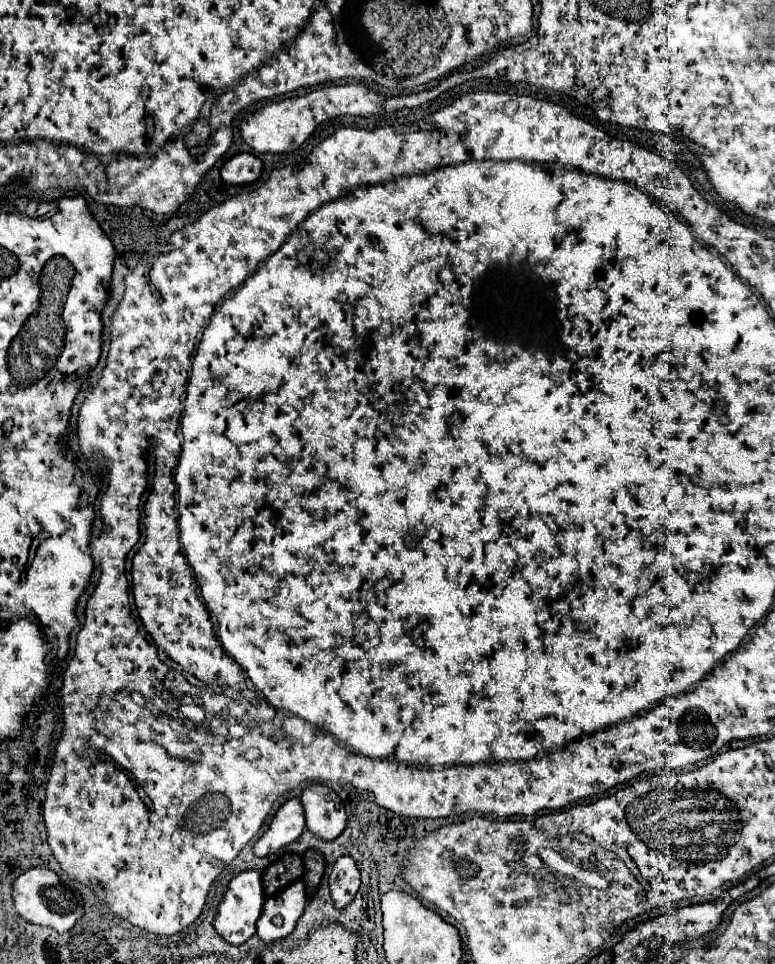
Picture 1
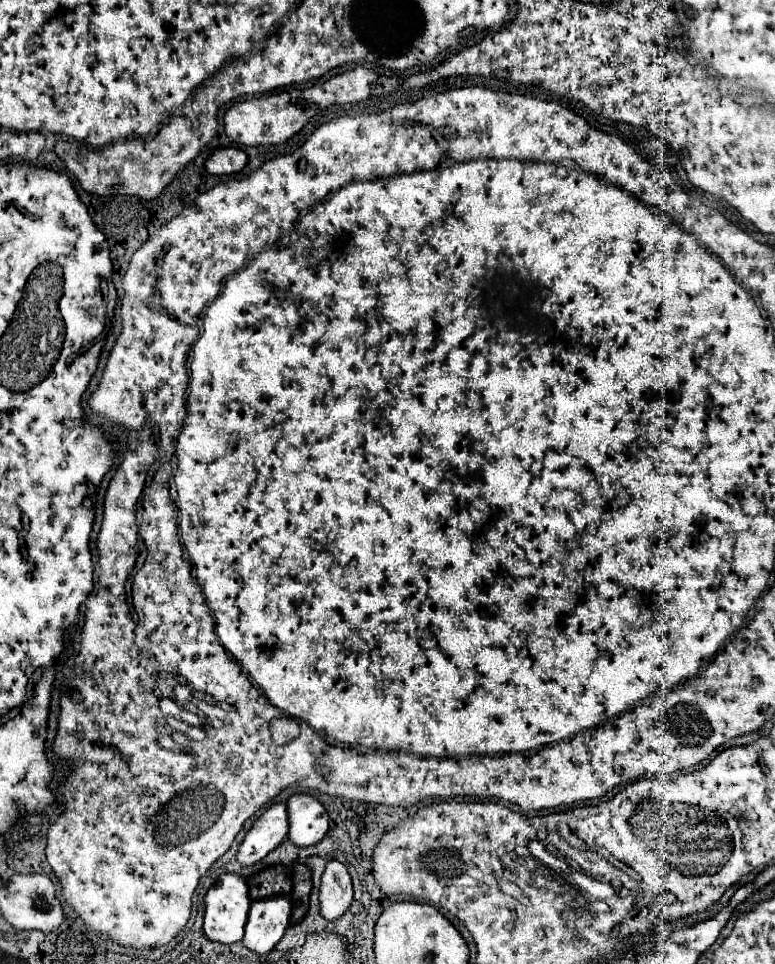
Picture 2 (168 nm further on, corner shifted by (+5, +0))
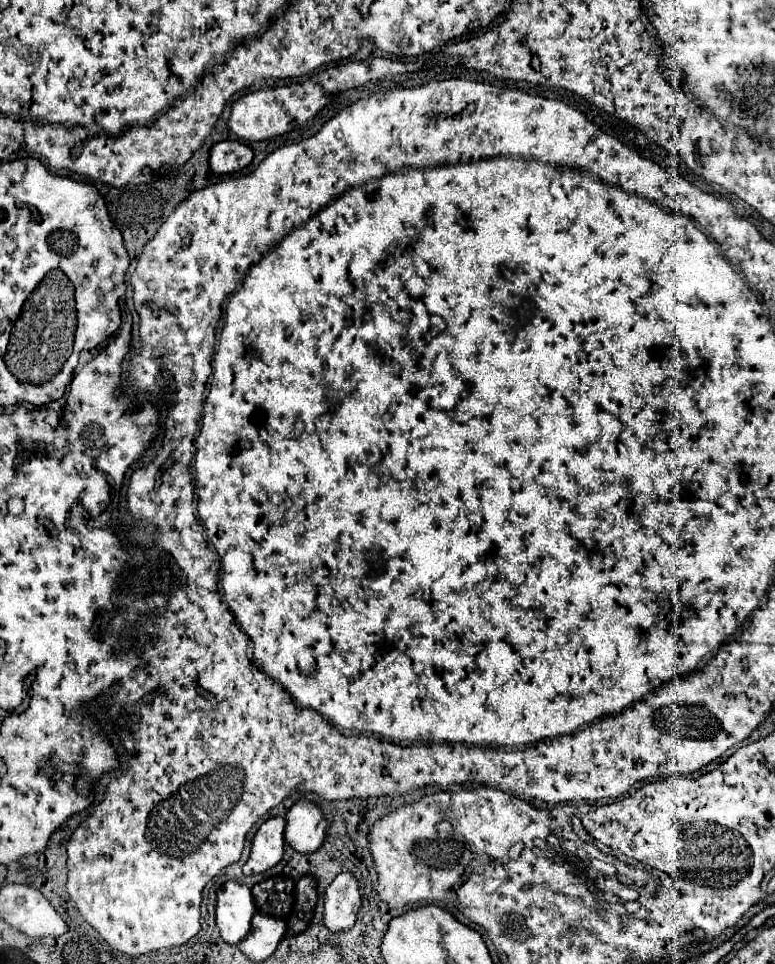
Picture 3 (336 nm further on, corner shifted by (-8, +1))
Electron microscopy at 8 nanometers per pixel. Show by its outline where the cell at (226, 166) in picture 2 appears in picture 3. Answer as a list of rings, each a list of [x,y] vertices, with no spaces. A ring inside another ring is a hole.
[[[221,141],[211,147],[209,165],[215,173],[235,173],[253,161],[253,151],[241,141]]]

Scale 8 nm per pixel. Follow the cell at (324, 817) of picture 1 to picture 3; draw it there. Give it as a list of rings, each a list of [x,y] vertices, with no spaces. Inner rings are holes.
[[[297,801],[285,815],[285,841],[303,855],[313,853],[321,847],[327,825],[327,819],[315,803]]]

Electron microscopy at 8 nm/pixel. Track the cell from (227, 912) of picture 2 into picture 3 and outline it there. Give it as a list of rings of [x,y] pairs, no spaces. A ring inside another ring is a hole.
[[[229,881],[217,891],[217,927],[227,943],[241,941],[249,929],[255,915],[251,889]]]

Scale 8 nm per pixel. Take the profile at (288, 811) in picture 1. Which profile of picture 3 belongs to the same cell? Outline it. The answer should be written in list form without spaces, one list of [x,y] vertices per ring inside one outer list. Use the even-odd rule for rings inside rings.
[[[273,817],[259,827],[259,831],[253,837],[251,855],[243,865],[245,875],[265,873],[267,869],[275,867],[281,861],[285,847],[283,829],[285,829],[285,817]]]

